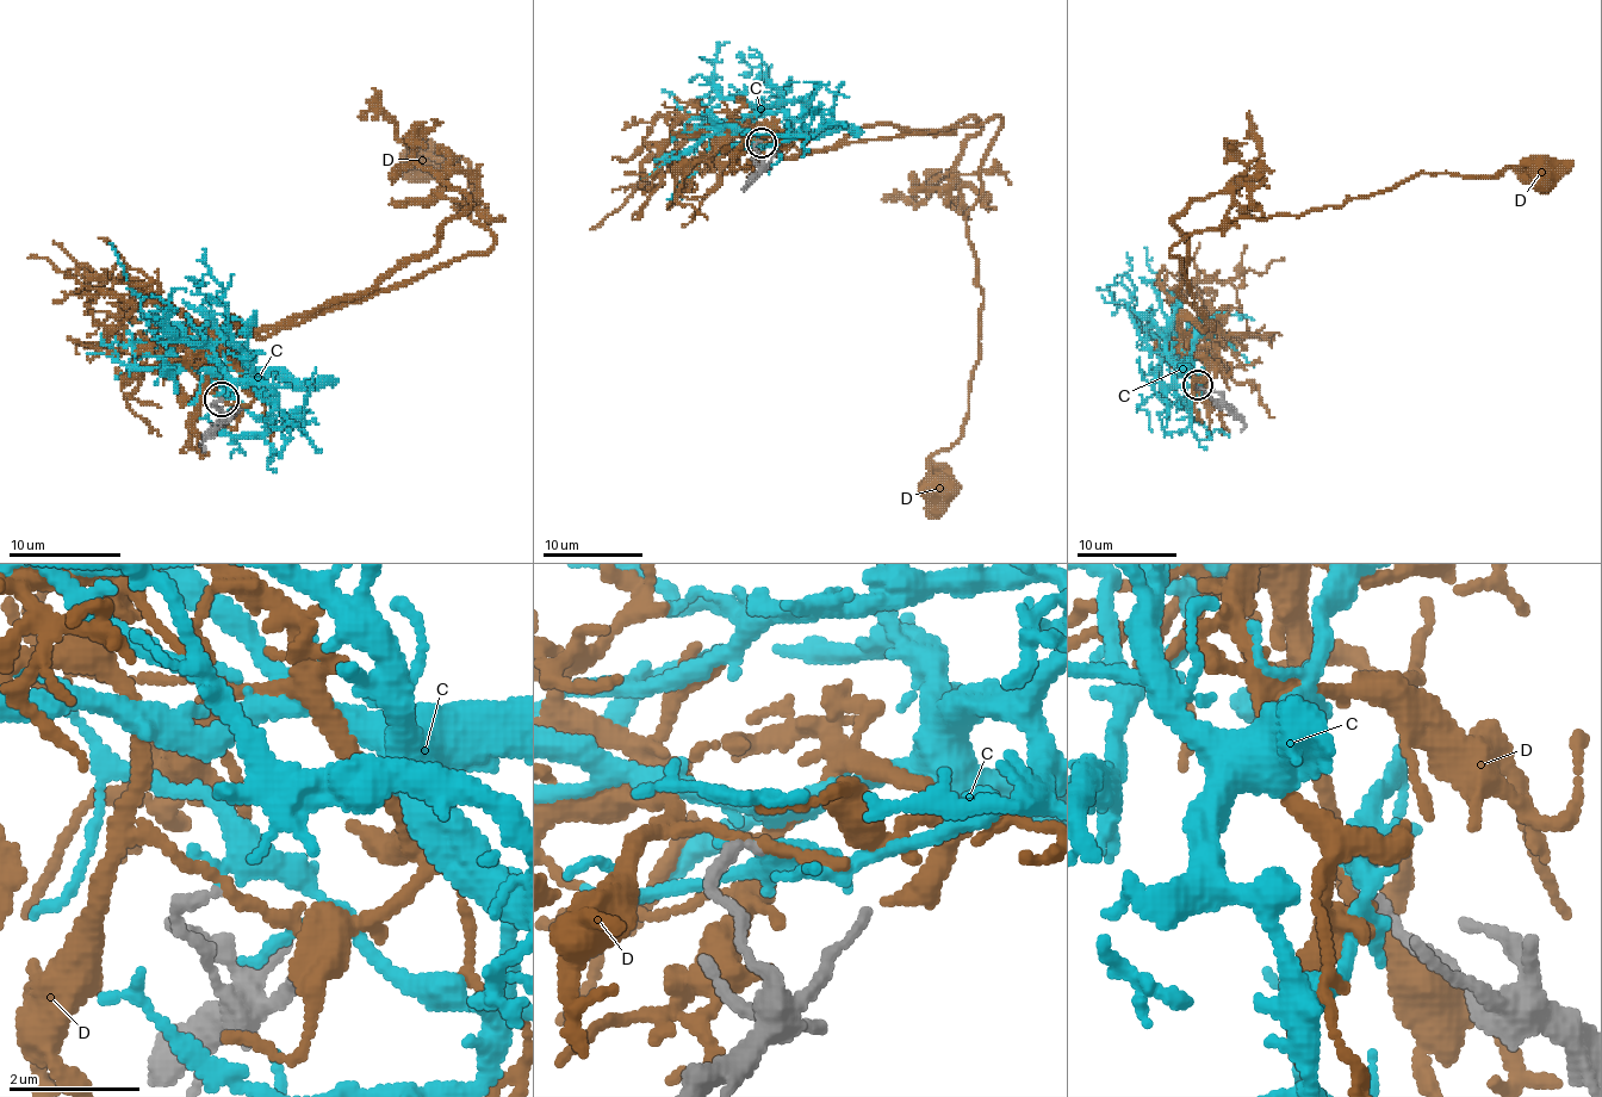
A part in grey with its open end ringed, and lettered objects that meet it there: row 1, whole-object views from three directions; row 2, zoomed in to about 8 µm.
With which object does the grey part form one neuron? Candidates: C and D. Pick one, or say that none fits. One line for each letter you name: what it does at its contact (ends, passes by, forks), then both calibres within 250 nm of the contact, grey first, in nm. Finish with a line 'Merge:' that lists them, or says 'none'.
C: it passes by; 180 nm thick on the grey side, 280 nm on the other
Merge: C

